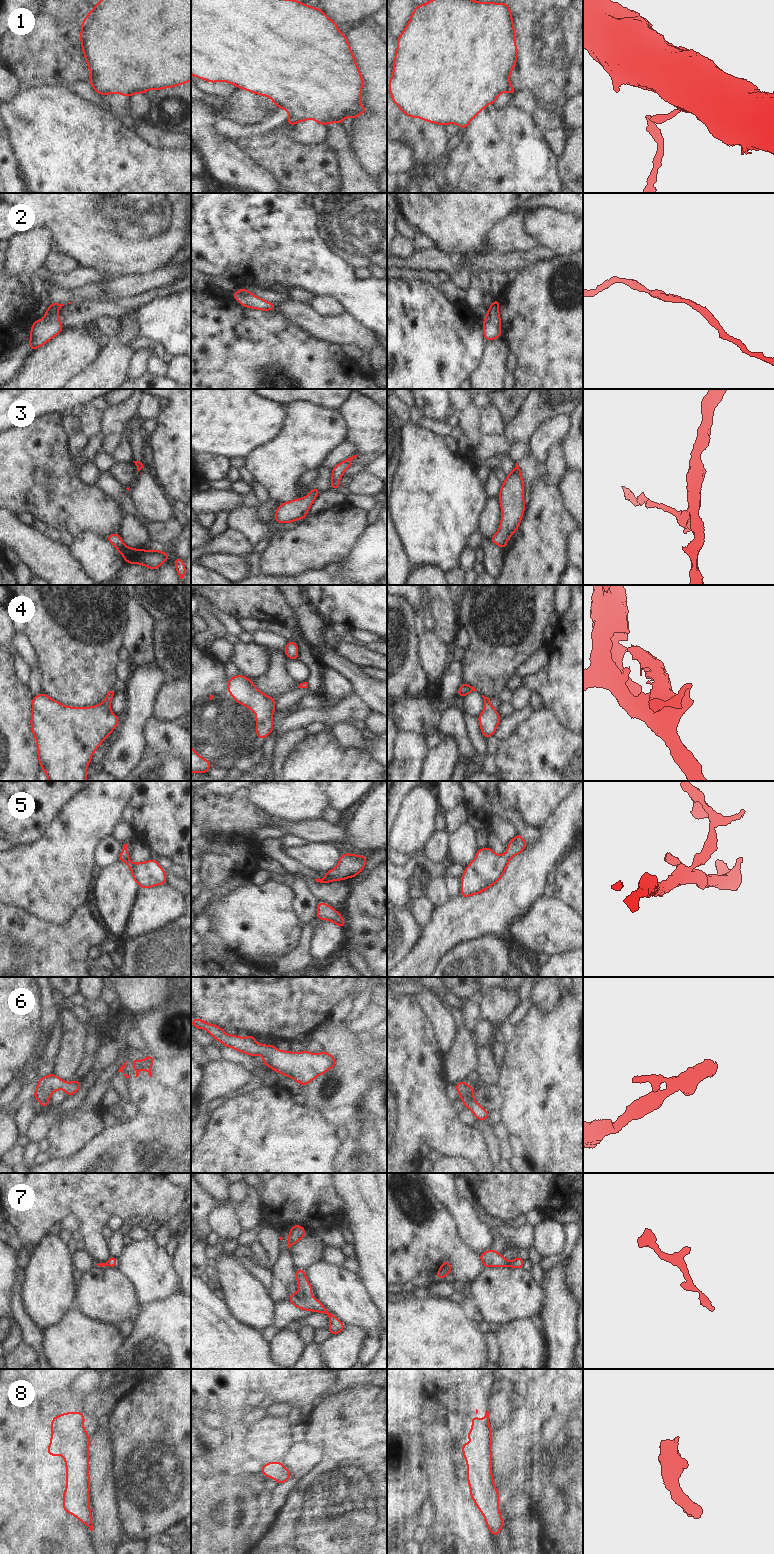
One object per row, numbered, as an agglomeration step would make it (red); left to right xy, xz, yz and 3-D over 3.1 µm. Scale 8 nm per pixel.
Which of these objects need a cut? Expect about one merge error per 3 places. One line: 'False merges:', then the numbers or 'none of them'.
False merges: none of them

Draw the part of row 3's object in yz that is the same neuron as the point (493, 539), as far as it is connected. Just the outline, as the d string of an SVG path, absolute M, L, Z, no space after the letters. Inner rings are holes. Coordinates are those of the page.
M516 463L511 474L507 474L502 483L499 502L501 505L501 523L497 533L489 540L502 549L506 548L507 540L520 525L525 510L524 484L521 470Z

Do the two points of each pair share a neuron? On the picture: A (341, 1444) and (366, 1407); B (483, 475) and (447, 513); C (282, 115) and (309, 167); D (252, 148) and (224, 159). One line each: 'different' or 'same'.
A: same
B: different
C: different
D: different

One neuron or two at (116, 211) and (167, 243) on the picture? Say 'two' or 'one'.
one

